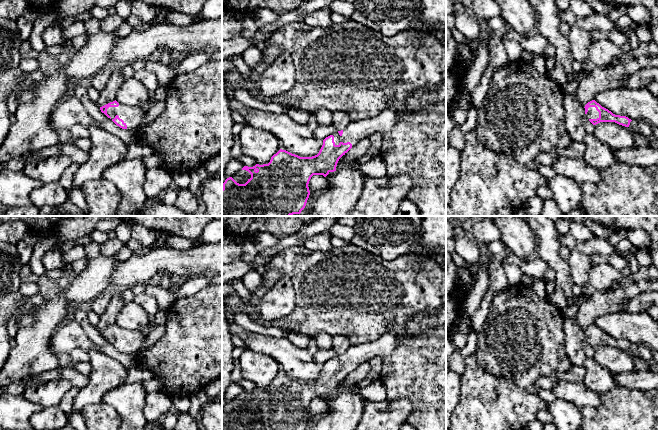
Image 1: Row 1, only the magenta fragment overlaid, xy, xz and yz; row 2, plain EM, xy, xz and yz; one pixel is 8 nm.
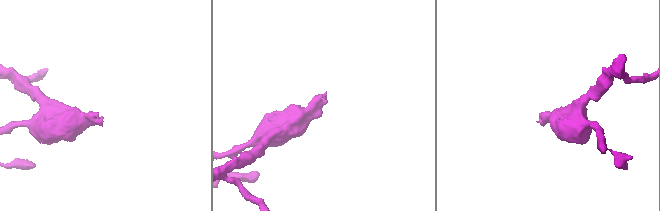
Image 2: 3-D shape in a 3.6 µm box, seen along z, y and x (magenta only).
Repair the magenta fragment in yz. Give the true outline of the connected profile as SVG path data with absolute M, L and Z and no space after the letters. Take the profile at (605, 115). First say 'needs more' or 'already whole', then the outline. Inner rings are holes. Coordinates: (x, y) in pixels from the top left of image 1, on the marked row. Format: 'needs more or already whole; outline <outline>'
needs more; outline M595 100L588 102L584 108L587 119L593 125L596 125L600 122L615 122L619 125L629 127L630 122L632 121L626 116L613 114L608 109L602 107Z

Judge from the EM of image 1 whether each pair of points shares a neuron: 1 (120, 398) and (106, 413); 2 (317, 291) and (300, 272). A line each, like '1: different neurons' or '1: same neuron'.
1: different neurons
2: same neuron

